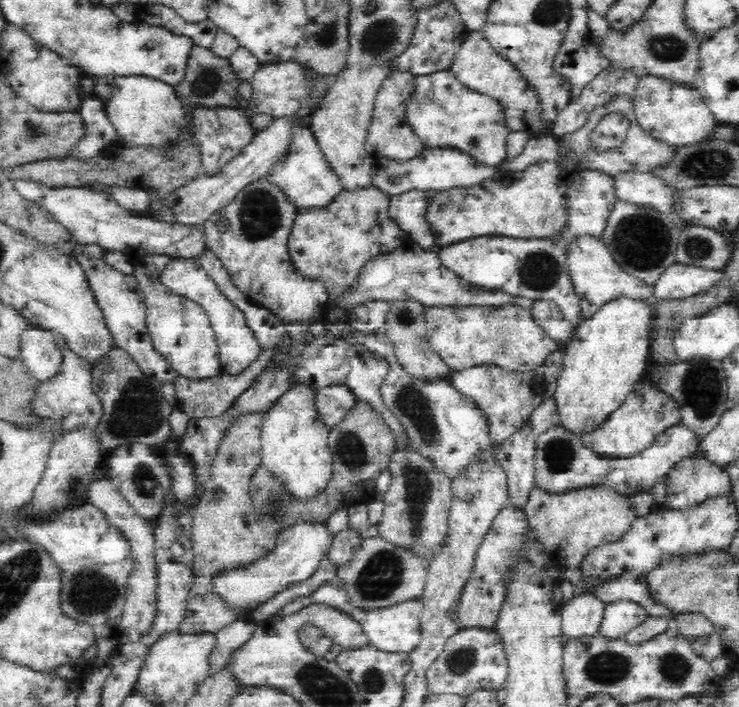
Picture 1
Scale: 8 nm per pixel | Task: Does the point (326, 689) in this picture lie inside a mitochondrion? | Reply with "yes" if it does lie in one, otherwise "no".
yes

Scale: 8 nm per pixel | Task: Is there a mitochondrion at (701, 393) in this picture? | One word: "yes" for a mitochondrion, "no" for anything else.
yes

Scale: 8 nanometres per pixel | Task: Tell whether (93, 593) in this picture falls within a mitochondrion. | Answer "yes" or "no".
yes

